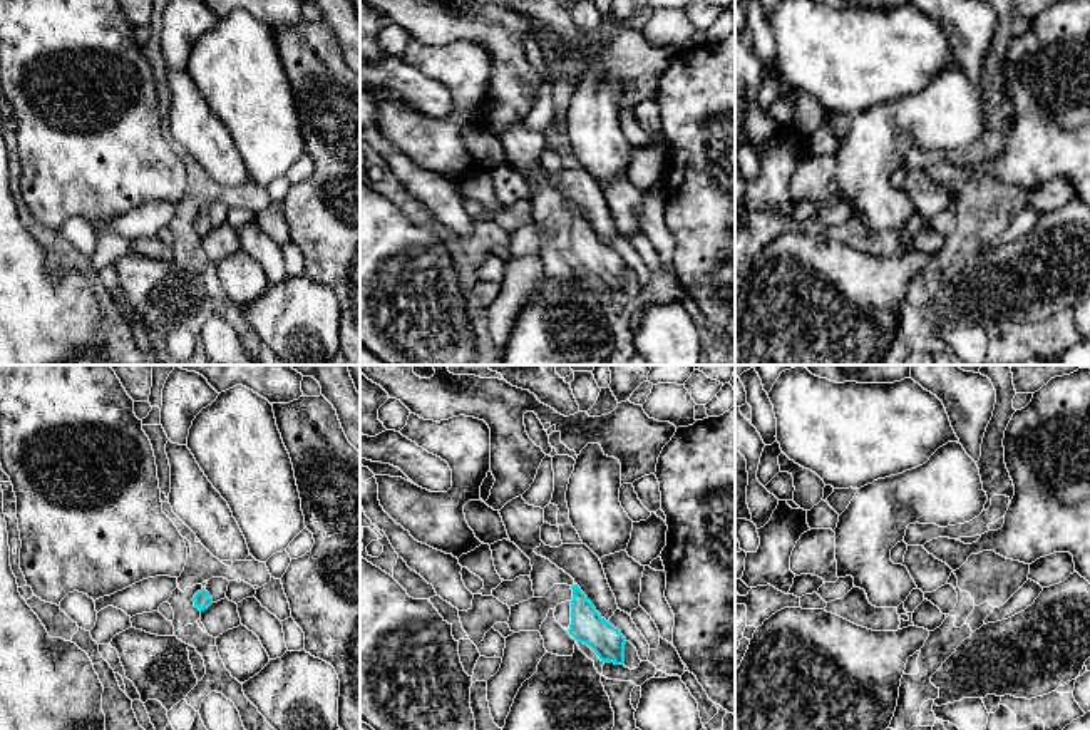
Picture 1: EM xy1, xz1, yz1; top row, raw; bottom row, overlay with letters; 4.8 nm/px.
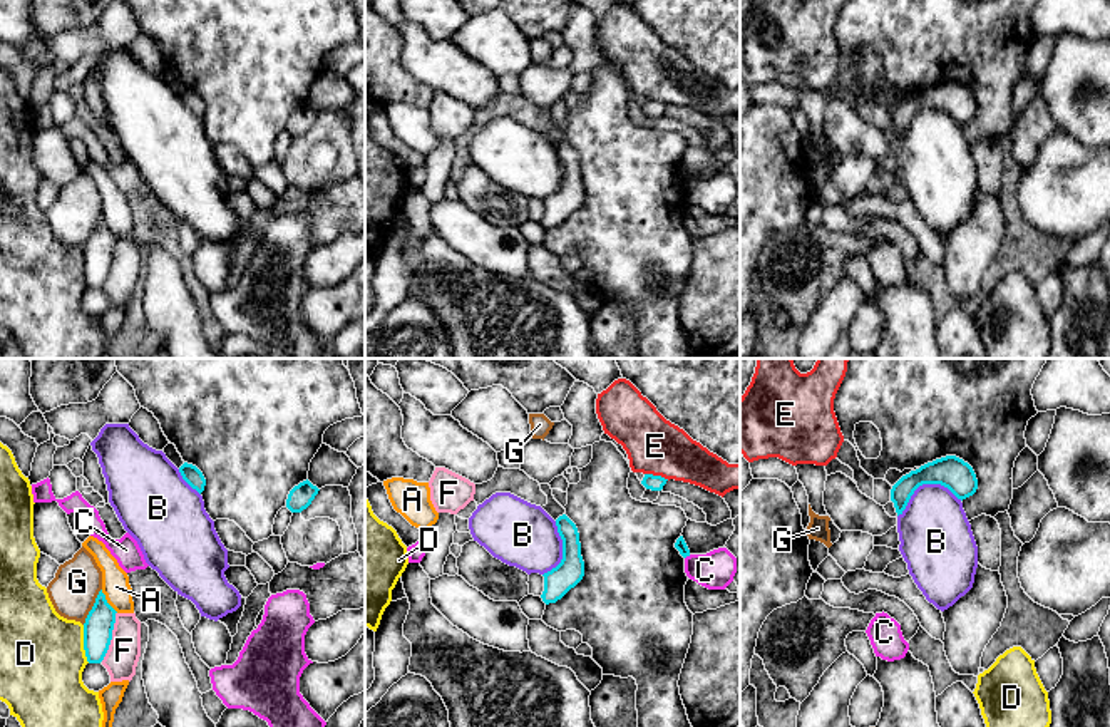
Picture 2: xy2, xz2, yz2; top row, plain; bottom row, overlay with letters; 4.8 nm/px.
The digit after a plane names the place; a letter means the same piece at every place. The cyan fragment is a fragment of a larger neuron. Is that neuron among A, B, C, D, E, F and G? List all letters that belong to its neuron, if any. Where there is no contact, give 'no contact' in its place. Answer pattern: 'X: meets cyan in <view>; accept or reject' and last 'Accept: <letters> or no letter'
A: meets cyan in xy2; reject
B: meets cyan in yz2; reject
C: meets cyan in xz2; reject
D: meets cyan in xy2; reject
E: meets cyan in xz2; reject
F: meets cyan in xy2; reject
G: meets cyan in xy2; reject
Accept: no letter

